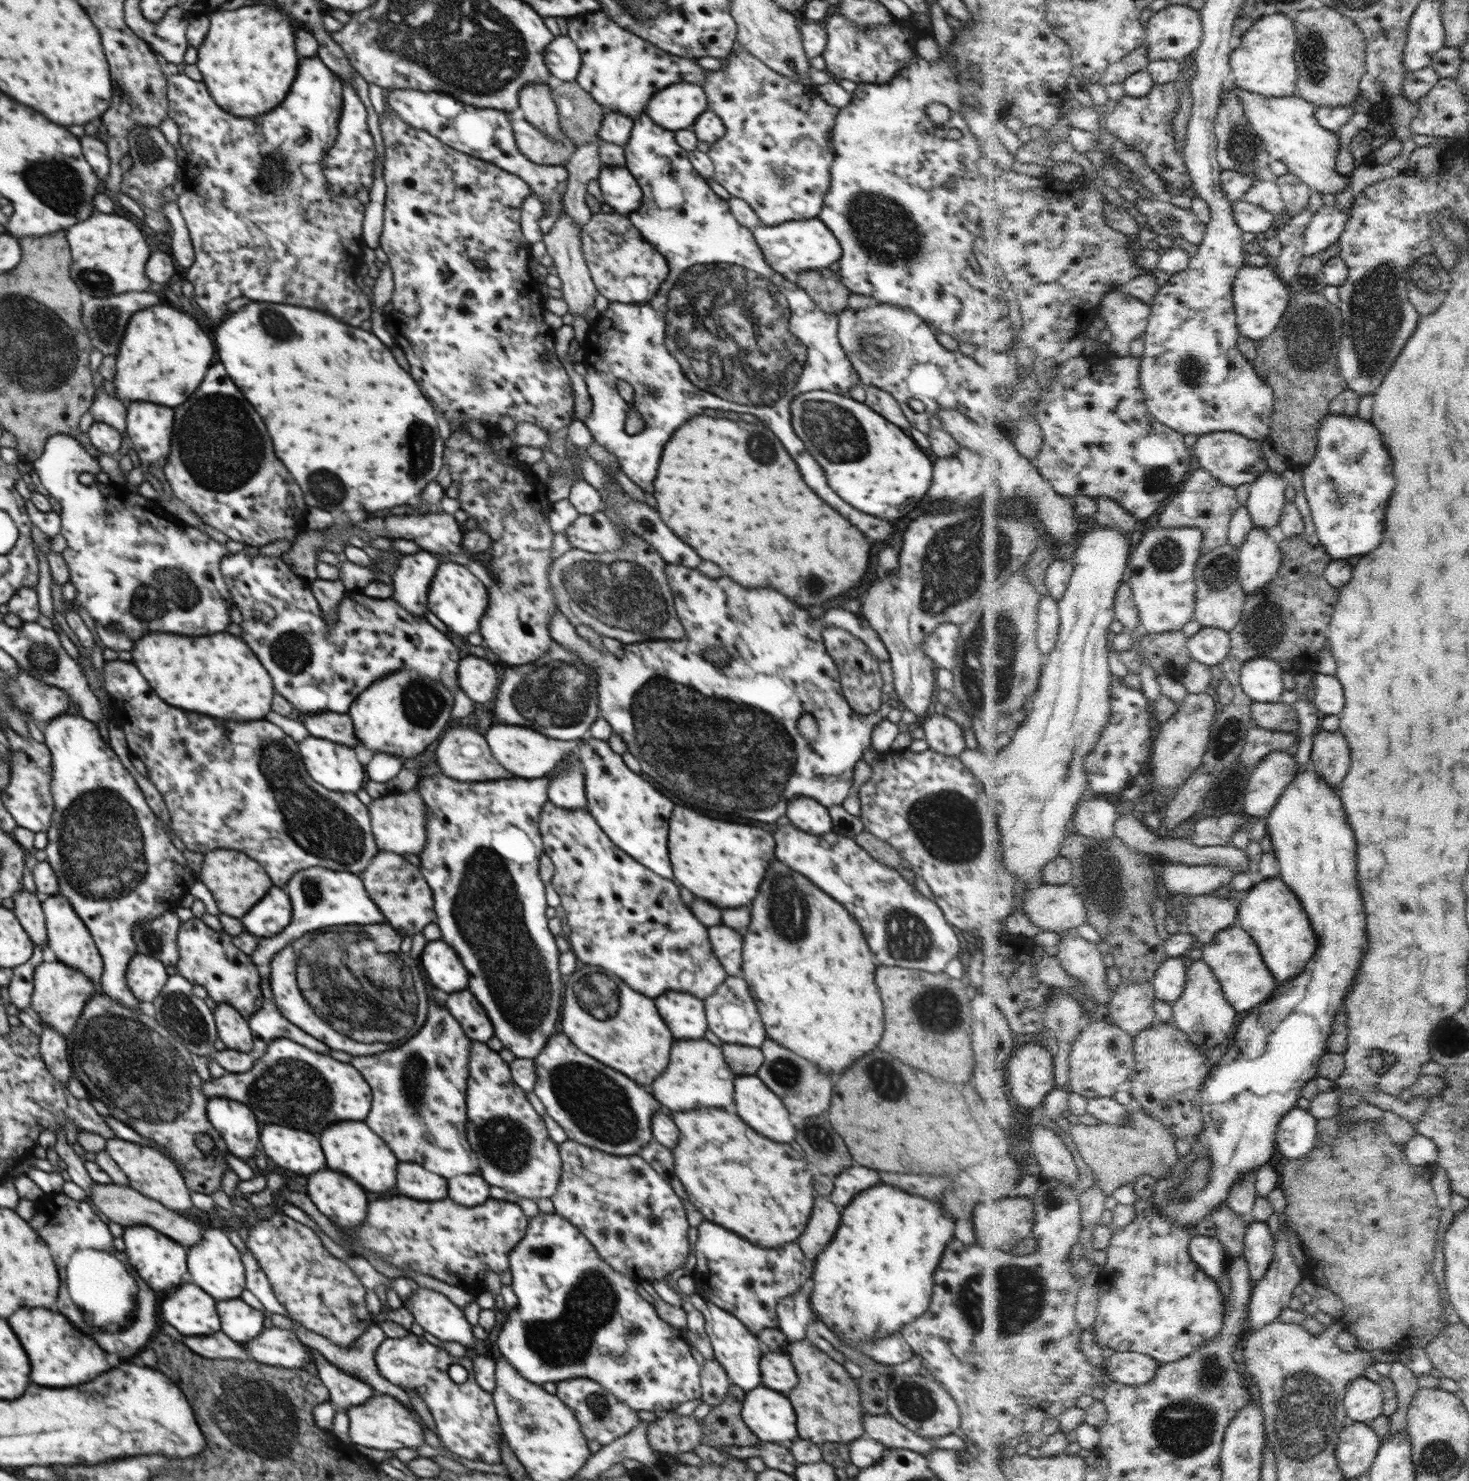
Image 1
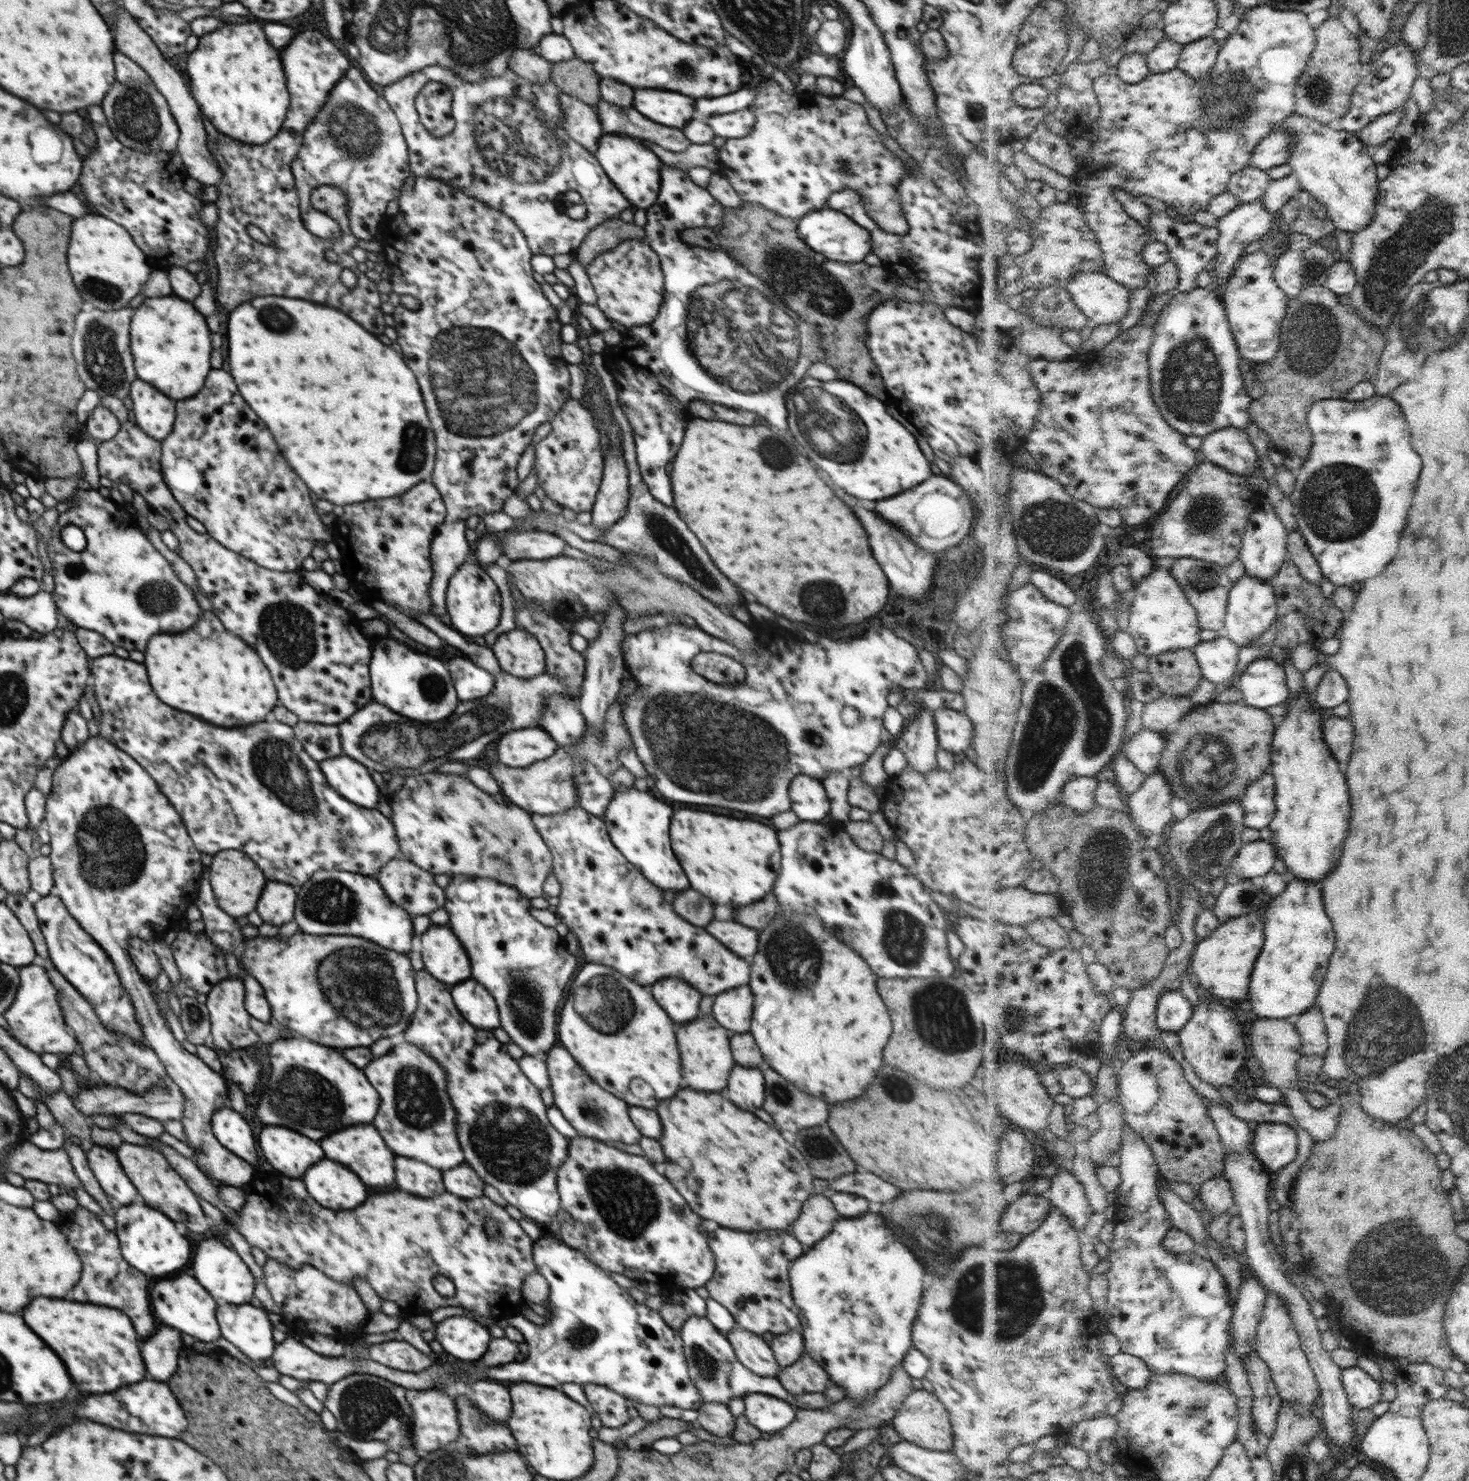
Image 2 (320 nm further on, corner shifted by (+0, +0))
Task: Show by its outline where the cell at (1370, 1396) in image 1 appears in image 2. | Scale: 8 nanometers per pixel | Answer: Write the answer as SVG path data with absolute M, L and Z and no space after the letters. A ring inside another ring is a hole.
M1359 1364L1343 1369L1343 1382L1354 1408L1374 1408L1384 1400L1382 1384Z

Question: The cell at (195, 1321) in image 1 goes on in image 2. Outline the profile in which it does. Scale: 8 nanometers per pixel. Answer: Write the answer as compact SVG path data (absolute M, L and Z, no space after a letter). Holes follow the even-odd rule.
M178 1276L174 1280L158 1282L152 1288L152 1306L154 1306L156 1316L164 1324L174 1326L177 1331L184 1332L184 1334L190 1334L196 1340L212 1342L221 1336L219 1324L216 1324L217 1302L192 1276Z

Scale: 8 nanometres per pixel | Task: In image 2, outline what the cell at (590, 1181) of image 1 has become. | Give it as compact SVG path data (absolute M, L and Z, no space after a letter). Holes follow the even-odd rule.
M577 1136L569 1141L569 1153L564 1164L561 1164L557 1170L557 1191L560 1197L560 1208L556 1213L555 1219L560 1224L560 1233L558 1237L570 1248L580 1250L592 1263L603 1268L606 1272L616 1272L622 1274L632 1281L643 1282L663 1282L670 1280L682 1288L697 1289L704 1287L714 1275L716 1264L714 1256L708 1246L708 1232L703 1233L698 1229L702 1224L703 1218L699 1217L690 1207L686 1199L668 1182L668 1178L662 1176L659 1167L651 1164L646 1157L629 1154L622 1150L612 1148L602 1144L602 1141L591 1139L584 1136Z

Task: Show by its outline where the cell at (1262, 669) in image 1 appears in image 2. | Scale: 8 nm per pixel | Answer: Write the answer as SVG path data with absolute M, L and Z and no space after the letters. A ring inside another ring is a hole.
M1271 656L1255 660L1238 678L1245 703L1267 709L1290 700L1286 668Z

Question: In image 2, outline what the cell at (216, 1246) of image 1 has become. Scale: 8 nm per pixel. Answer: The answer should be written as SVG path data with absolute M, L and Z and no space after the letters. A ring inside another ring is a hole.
M204 1239L192 1258L192 1270L198 1283L212 1295L217 1306L226 1304L249 1304L255 1293L255 1279L248 1266L233 1248L227 1248L218 1239Z

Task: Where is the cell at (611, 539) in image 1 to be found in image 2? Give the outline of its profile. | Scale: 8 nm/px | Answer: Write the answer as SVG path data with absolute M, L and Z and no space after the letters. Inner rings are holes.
M544 531L508 533L499 538L499 544L510 561L558 558L568 545L558 535Z

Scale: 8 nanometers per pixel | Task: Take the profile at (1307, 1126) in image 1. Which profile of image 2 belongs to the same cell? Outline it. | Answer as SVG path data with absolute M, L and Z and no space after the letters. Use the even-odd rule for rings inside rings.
M1256 1124L1252 1144L1263 1163L1274 1173L1286 1168L1298 1158L1298 1132L1290 1124Z

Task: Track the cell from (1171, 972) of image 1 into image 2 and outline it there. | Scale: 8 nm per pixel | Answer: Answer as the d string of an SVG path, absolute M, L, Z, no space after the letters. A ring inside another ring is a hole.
M1181 990L1167 992L1159 1004L1159 1027L1168 1032L1182 1032L1193 1020L1195 1006L1182 994Z

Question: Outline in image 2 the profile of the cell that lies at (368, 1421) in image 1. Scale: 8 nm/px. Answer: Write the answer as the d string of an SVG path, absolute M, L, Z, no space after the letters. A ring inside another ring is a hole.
M407 1389L406 1398L413 1410L412 1448L432 1452L440 1448L450 1447L460 1434L460 1423L454 1398L446 1396L444 1392L434 1392L434 1389L426 1389L422 1392L416 1392L416 1389Z

